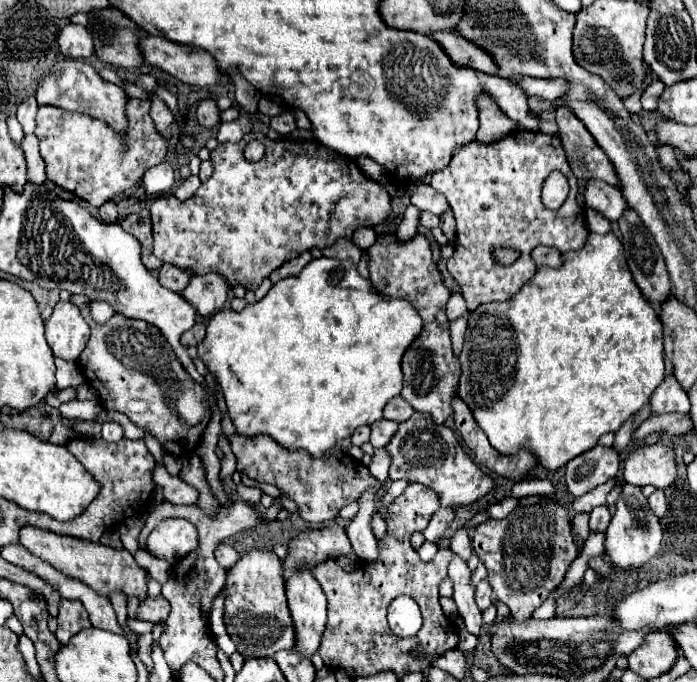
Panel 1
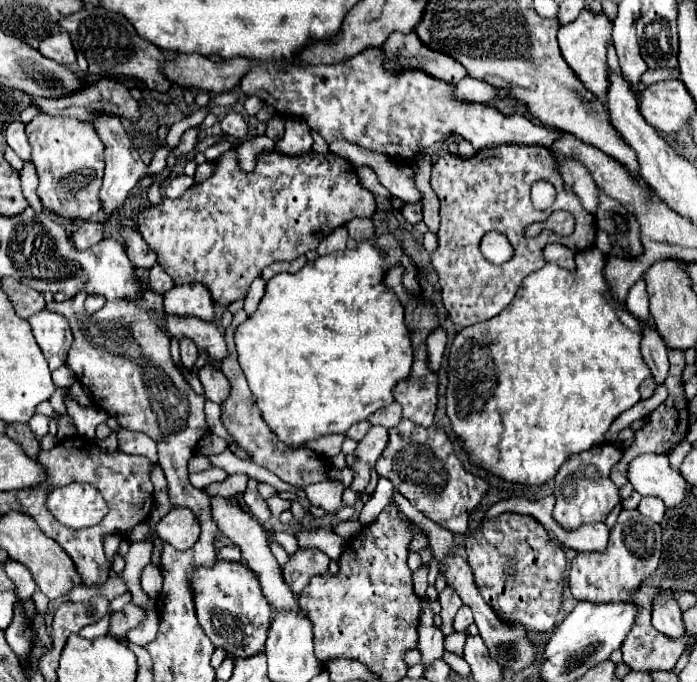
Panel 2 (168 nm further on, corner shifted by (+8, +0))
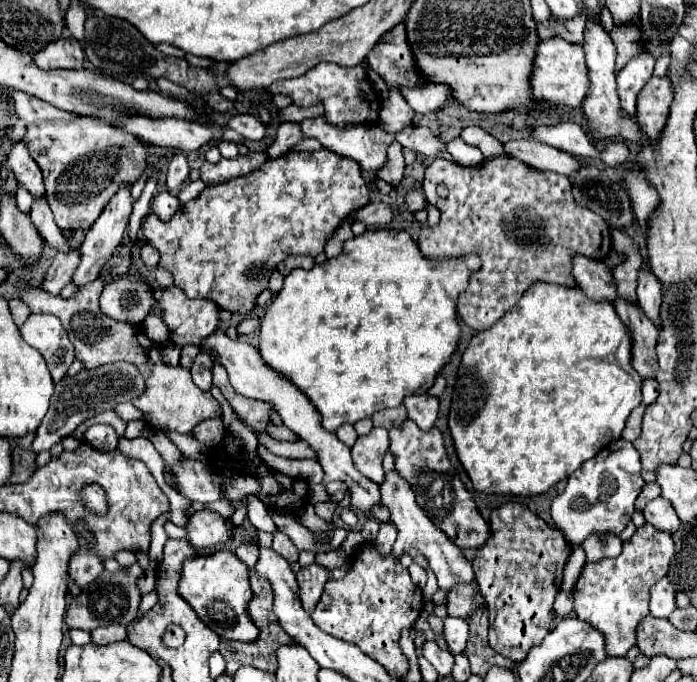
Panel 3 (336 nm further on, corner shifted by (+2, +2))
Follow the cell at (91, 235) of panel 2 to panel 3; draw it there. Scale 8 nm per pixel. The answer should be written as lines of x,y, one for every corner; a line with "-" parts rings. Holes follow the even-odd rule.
72,248
68,254
56,254
48,270
44,272
44,278
40,280
38,288
50,294
60,294
60,290
70,282
74,268
80,262
80,250

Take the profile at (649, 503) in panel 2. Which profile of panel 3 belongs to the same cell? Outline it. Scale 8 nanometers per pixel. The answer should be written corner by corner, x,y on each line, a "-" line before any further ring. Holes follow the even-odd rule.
658,496
658,498
654,498
646,504
644,518
656,530
662,530
662,532
668,532
668,534
674,534
680,528
680,518
678,518
674,506
662,496

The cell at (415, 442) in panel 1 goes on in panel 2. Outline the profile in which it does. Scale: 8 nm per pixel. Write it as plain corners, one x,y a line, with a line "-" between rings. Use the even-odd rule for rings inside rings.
402,418
400,424
388,432
388,446
380,454
380,460
376,460
378,474
388,478
394,488
430,520
442,524
454,534
464,534
468,528
468,512
474,510
488,492
488,480
464,470
464,464
454,452
452,440
438,426
424,428

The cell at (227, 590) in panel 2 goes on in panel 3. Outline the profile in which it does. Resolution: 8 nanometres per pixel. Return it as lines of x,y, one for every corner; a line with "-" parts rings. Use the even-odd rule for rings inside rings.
228,550
214,552
210,556
194,556
182,564
182,578
178,582
178,594
194,608
198,618
206,622
220,638
254,642
258,638
258,628
248,614
248,602
252,600
252,590
248,582
248,568

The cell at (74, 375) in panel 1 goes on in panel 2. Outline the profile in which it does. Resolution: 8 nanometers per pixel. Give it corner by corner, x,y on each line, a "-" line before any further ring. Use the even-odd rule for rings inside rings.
60,366
60,368
56,368
56,370
52,372
52,380
54,380
54,384
56,384
58,388
68,390
68,388
72,386
72,382
74,382
74,374
72,374
72,370
70,370
68,366

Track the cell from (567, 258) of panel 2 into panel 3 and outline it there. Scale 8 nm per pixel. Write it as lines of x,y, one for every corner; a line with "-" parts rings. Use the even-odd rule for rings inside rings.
586,256
574,258
574,278
578,278
576,282
590,300
616,302
618,286
610,268
604,262
590,260

